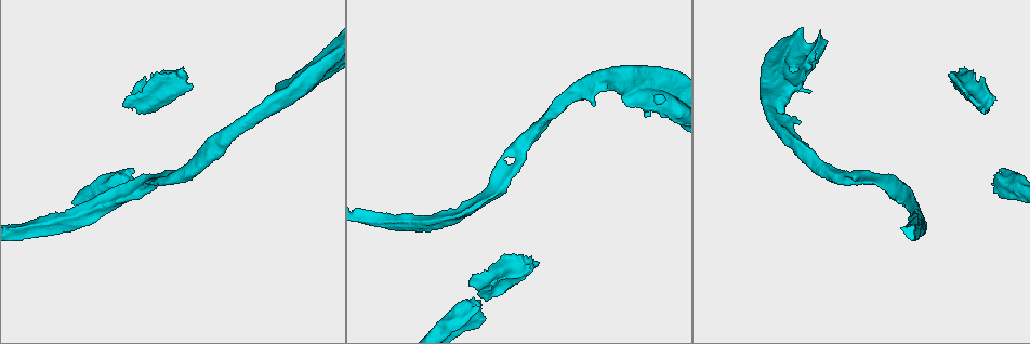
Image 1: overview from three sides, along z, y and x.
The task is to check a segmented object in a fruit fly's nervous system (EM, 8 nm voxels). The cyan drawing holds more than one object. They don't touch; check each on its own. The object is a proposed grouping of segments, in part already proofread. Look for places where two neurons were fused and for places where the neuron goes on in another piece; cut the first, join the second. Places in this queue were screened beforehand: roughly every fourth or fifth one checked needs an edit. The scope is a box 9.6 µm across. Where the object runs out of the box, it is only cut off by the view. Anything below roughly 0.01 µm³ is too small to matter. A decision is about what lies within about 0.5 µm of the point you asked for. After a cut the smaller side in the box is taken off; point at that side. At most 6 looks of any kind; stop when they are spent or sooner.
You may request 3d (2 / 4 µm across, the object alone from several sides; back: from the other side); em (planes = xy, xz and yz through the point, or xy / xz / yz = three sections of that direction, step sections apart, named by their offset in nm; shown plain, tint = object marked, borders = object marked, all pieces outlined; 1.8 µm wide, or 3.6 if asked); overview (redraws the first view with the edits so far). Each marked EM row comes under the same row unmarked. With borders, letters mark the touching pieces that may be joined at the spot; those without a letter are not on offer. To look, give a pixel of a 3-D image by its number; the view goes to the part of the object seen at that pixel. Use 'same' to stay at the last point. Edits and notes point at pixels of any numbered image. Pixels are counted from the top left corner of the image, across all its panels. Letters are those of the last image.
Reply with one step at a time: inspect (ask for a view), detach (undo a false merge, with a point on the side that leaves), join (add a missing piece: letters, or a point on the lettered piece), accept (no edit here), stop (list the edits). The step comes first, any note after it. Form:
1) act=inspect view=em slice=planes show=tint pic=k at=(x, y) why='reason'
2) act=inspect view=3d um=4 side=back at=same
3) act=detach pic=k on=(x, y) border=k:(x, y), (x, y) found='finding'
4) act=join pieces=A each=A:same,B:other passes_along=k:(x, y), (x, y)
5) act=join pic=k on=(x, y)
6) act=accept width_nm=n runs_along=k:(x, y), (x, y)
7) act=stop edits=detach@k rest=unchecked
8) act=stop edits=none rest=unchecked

act=inspect view=3d um=4 pic=1 at=(476, 315) why='sharp bend'

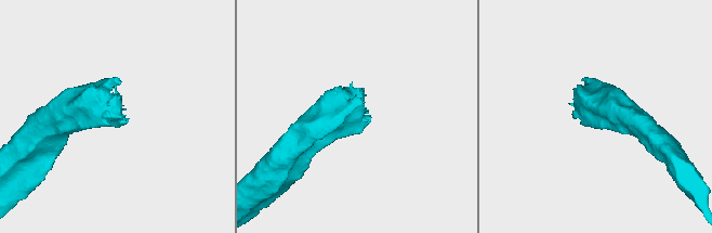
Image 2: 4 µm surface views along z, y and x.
act=inspect view=em slice=planes show=borders pic=2 at=(355, 115)

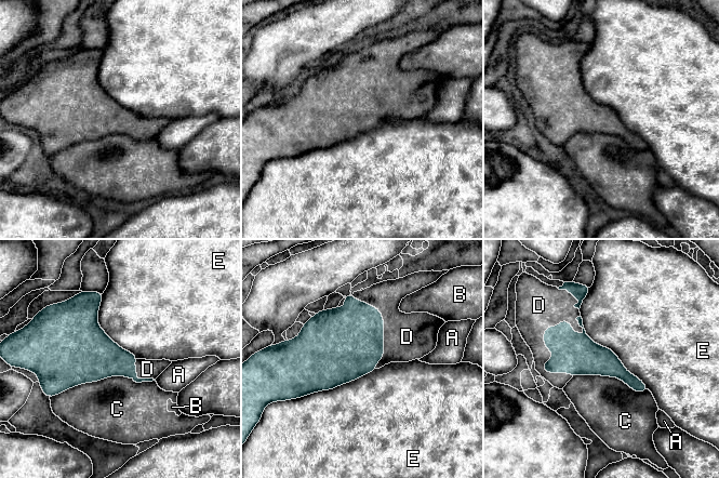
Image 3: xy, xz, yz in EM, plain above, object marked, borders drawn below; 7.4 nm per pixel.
act=join pieces=D each=A:other,B:other,C:other,D:same,E:other passes_along=3:(571, 353), (549, 327), (538, 305) found='it goes on there'

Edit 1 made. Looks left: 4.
act=inspect view=overview

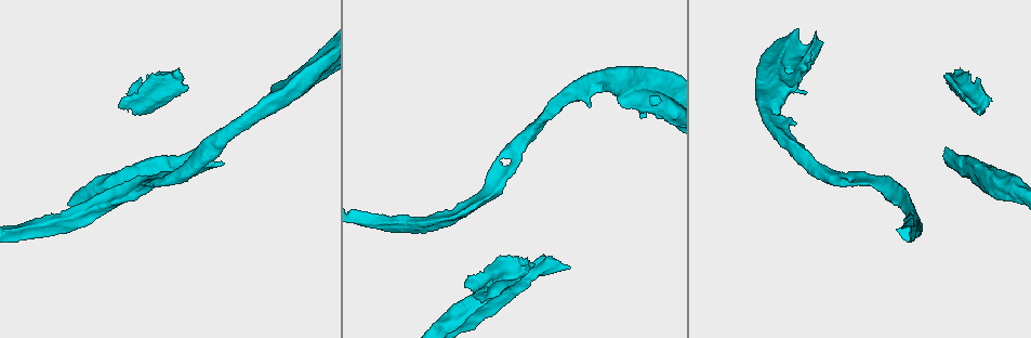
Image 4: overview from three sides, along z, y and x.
act=inspect view=3d um=2 pic=4 at=(532, 265) why='an open end'

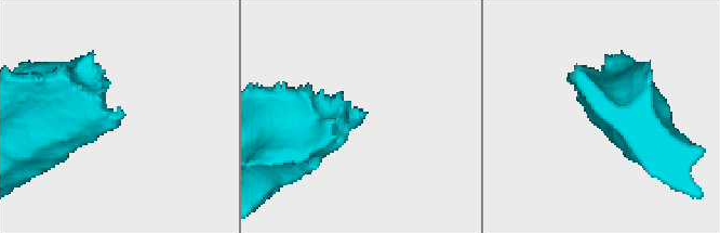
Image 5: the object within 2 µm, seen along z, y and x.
act=inspect view=em slice=xy step=8 show=borders pic=5 at=(119, 115)

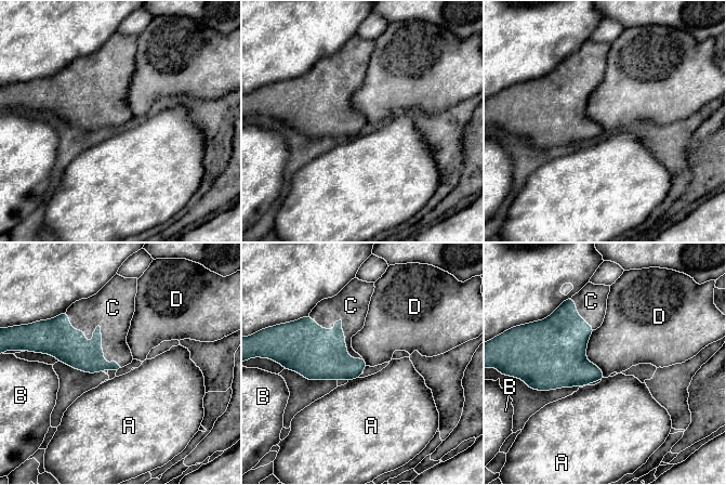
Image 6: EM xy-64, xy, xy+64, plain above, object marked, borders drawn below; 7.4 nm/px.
act=inspect view=em slice=planes show=borders at=same why='another direction'

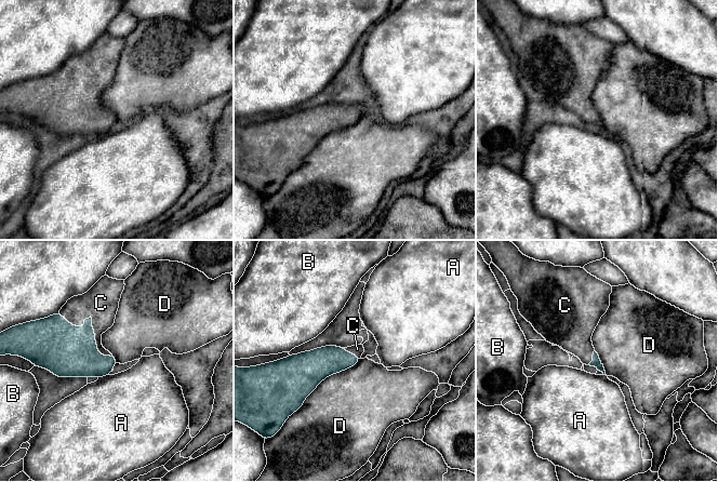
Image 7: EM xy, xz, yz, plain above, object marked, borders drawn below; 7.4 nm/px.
act=join pieces=C each=A:other,B:other,C:same,D:other passes_along=7:(72, 350), (92, 323), (101, 303) found='it goes on there'

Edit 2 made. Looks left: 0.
act=stop edits=join@3,join@7 rest=unchecked

